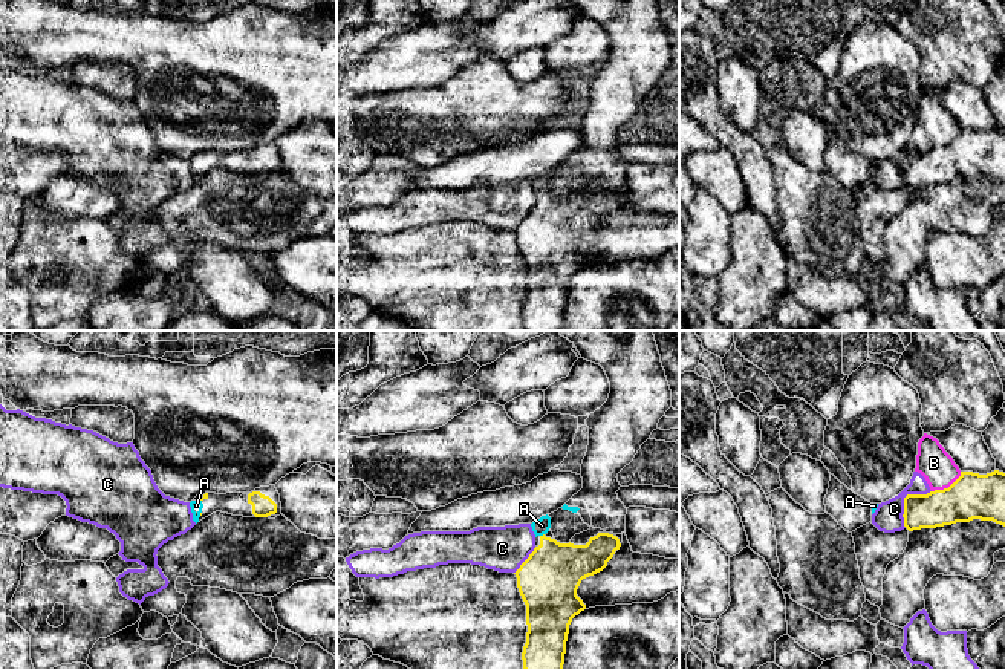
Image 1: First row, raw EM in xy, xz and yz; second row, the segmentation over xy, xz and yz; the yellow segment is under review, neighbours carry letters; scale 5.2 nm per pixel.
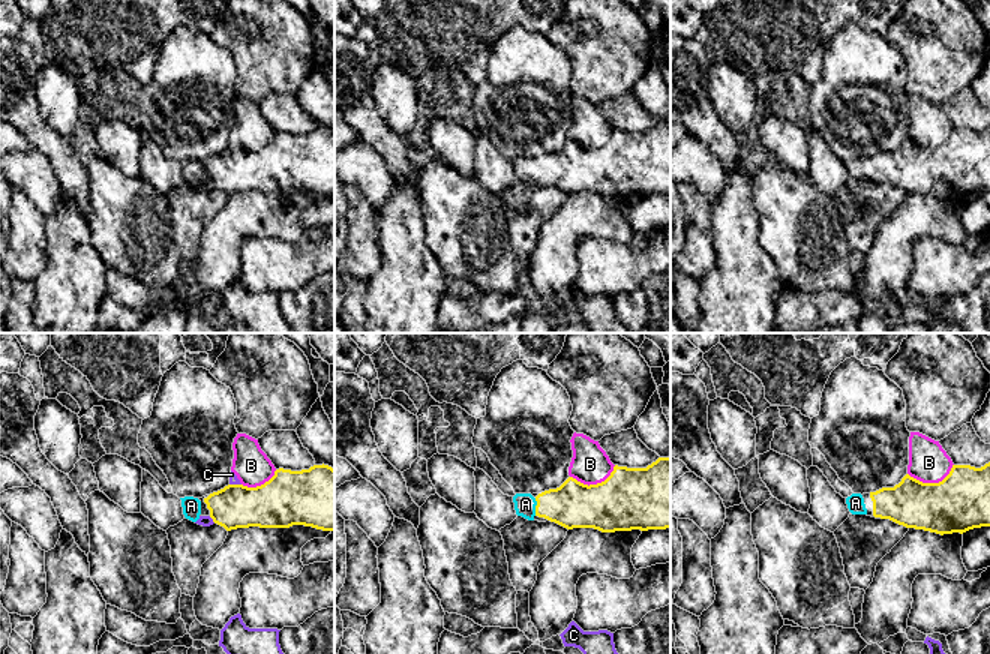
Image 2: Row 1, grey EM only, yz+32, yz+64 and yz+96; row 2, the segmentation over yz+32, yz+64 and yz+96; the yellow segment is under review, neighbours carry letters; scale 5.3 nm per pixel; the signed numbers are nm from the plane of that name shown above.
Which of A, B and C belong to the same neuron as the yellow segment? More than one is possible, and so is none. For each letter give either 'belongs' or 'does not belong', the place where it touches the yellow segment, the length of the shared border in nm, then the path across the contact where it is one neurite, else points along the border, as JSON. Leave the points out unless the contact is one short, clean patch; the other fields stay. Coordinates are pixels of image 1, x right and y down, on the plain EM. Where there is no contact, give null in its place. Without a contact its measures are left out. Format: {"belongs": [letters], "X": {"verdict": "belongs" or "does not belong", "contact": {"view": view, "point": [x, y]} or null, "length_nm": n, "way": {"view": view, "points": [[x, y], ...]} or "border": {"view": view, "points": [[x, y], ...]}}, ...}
{"belongs": ["A"], "A": {"verdict": "belongs", "contact": {"view": "xz", "point": [543, 192]}, "length_nm": 30, "way": {"view": "xz", "points": [[548, 238], [548, 202], [543, 192], [542, 182]]}}, "B": {"verdict": "does not belong", "contact": {"view": "yz", "point": [949, 144]}, "length_nm": 190, "border": {"view": "yz", "points": [[961, 129], [947, 144], [932, 149]]}}, "C": {"verdict": "does not belong", "contact": {"view": "yz", "point": [904, 156]}, "length_nm": 240, "border": {"view": "yz", "points": [[930, 147], [926, 150], [909, 150], [904, 155], [904, 184]]}}}

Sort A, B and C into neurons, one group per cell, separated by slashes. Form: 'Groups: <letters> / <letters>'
Groups: A / B C

